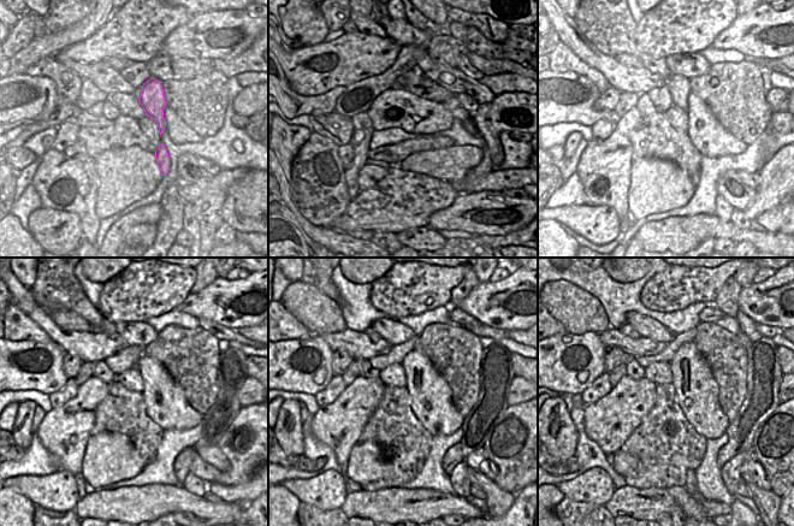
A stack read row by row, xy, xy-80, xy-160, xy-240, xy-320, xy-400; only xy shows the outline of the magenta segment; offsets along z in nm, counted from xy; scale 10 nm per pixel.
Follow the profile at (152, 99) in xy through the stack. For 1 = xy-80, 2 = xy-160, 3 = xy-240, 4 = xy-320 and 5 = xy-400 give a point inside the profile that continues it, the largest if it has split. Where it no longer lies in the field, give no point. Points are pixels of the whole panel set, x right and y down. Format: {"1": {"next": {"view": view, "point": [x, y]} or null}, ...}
{"1": {"next": {"view": "xy-80", "point": [414, 89]}}, "2": {"next": {"view": "xy-160", "point": [679, 87]}}, "3": {"next": {"view": "xy-240", "point": [152, 459]}}, "4": {"next": {"view": "xy-320", "point": [420, 464]}}, "5": {"next": {"view": "xy-400", "point": [691, 482]}}}

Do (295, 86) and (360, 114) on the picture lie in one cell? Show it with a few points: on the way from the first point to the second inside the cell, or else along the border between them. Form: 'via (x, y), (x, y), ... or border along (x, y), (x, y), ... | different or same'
border along (353, 113), (357, 125) | different

